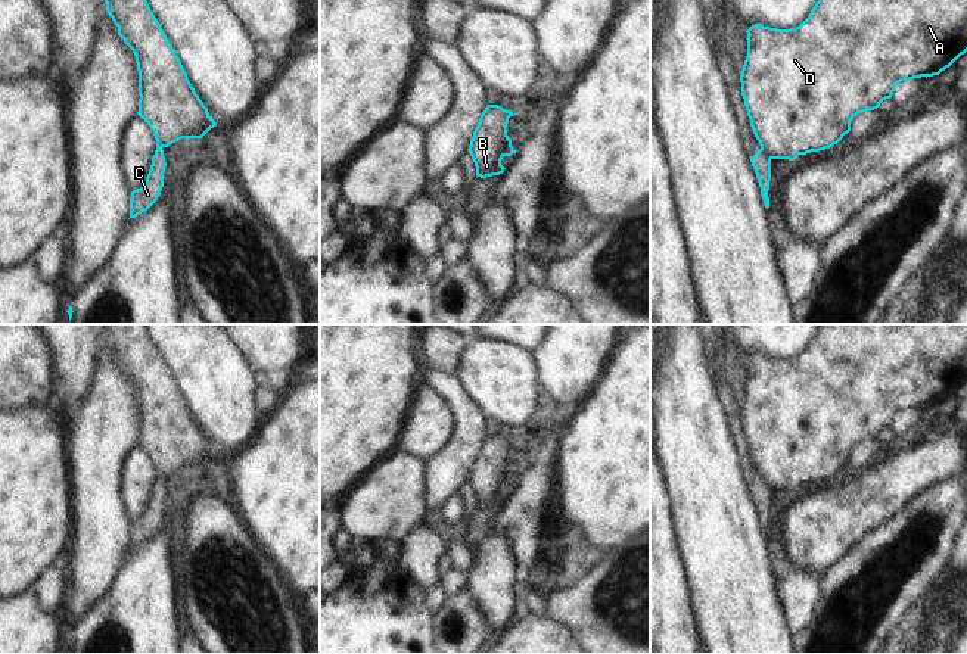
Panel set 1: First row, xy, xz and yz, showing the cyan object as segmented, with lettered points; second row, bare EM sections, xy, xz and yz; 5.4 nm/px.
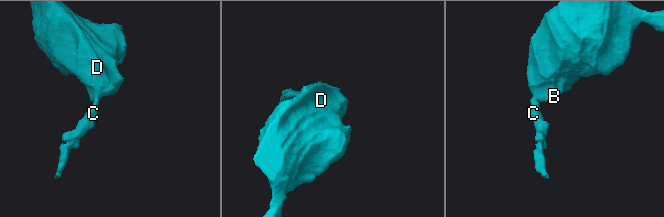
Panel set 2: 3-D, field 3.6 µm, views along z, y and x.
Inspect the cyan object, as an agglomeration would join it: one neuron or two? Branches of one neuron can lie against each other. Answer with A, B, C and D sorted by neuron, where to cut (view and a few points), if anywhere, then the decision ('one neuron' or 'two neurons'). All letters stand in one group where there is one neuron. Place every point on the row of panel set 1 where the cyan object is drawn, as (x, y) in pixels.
groups A B D / C; cut yz (761, 146), (771, 158); two neurons

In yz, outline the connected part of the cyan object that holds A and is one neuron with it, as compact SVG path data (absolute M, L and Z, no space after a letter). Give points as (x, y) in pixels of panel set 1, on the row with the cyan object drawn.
M818 0L809 16L796 28L777 29L755 24L747 29L747 56L741 69L741 96L750 127L759 146L771 159L795 161L799 155L820 152L837 144L851 131L851 121L862 112L874 110L890 99L901 81L939 75L967 52L967 0Z

